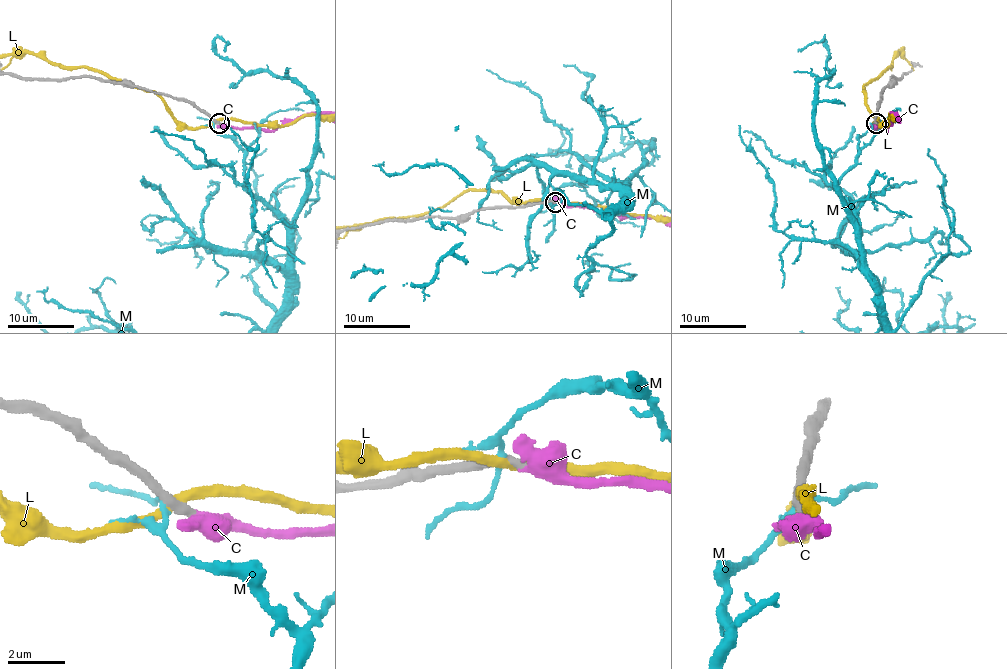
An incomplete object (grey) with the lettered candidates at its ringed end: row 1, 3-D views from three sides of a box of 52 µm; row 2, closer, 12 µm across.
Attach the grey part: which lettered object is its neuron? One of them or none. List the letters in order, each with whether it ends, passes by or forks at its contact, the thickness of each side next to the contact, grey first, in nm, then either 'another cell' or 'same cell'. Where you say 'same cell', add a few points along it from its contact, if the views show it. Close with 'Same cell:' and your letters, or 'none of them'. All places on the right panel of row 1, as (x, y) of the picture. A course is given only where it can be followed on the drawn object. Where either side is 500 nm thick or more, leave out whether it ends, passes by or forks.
C: it passes by; calibres 320 and 320 nm; same cell
L: it passes by; calibres 380 and 340 nm; another cell
M: it passes by; calibres 420 and 160 nm; another cell
Same cell: C

